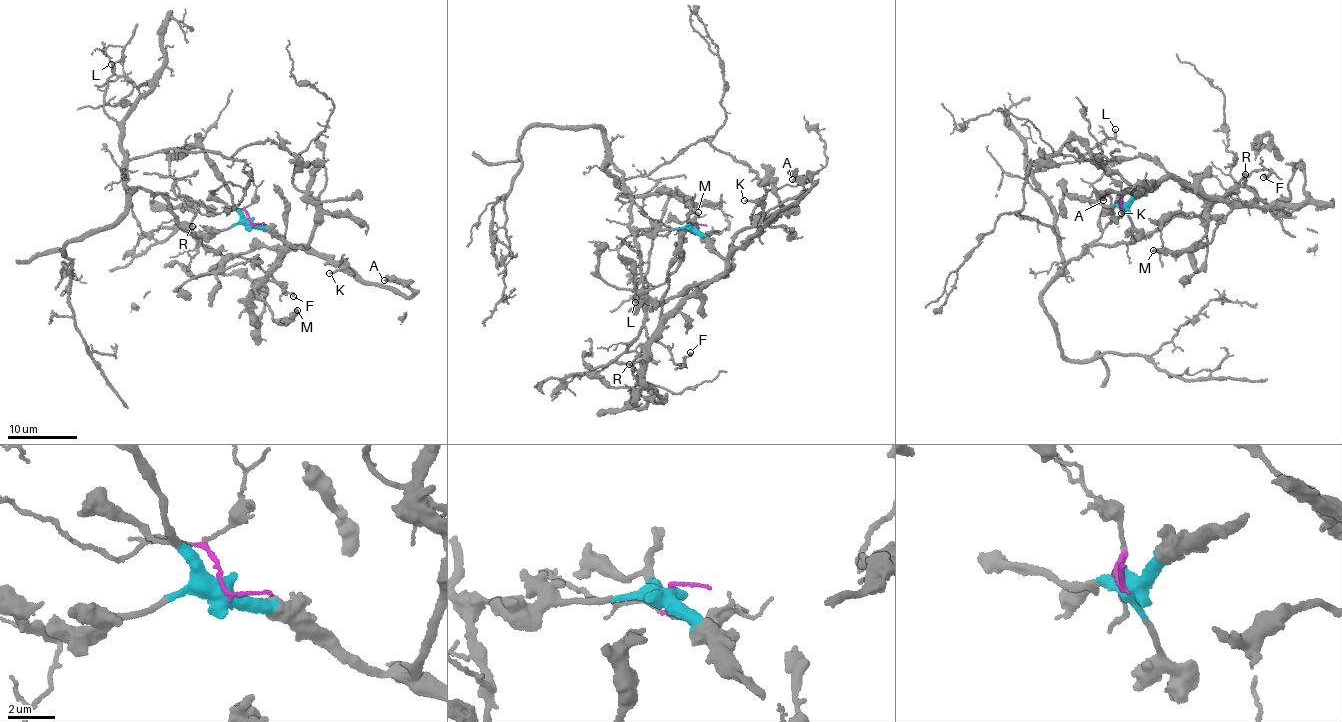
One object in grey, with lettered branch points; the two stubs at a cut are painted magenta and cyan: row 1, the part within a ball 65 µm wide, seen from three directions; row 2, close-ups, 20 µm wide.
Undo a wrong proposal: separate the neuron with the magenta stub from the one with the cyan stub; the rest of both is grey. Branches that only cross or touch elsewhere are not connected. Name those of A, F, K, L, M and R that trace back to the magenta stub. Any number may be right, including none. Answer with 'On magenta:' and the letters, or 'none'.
On magenta: F, L, R

